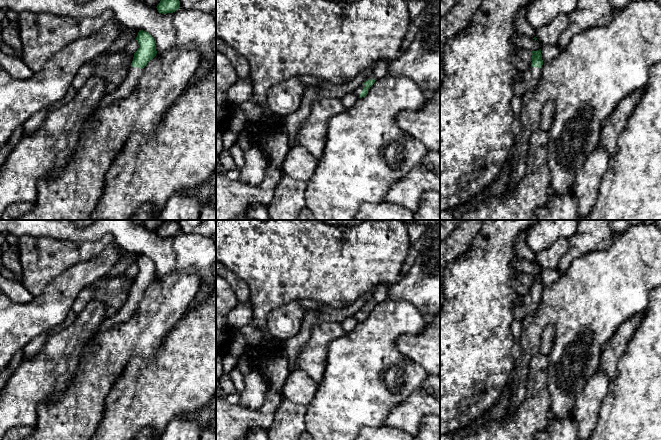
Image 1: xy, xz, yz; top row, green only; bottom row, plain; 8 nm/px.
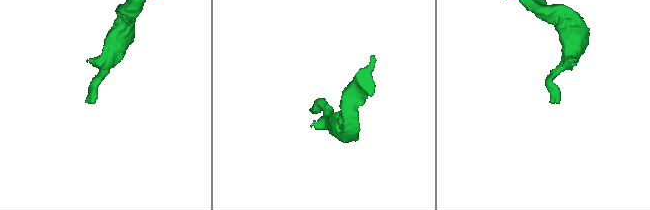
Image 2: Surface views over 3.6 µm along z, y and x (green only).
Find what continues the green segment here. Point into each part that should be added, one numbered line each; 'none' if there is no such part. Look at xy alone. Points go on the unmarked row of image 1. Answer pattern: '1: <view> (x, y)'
1: xy (123, 314)

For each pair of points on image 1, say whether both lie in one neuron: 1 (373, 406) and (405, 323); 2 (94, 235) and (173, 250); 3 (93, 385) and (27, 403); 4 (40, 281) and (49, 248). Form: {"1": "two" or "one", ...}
{"1": "one", "2": "one", "3": "two", "4": "one"}

